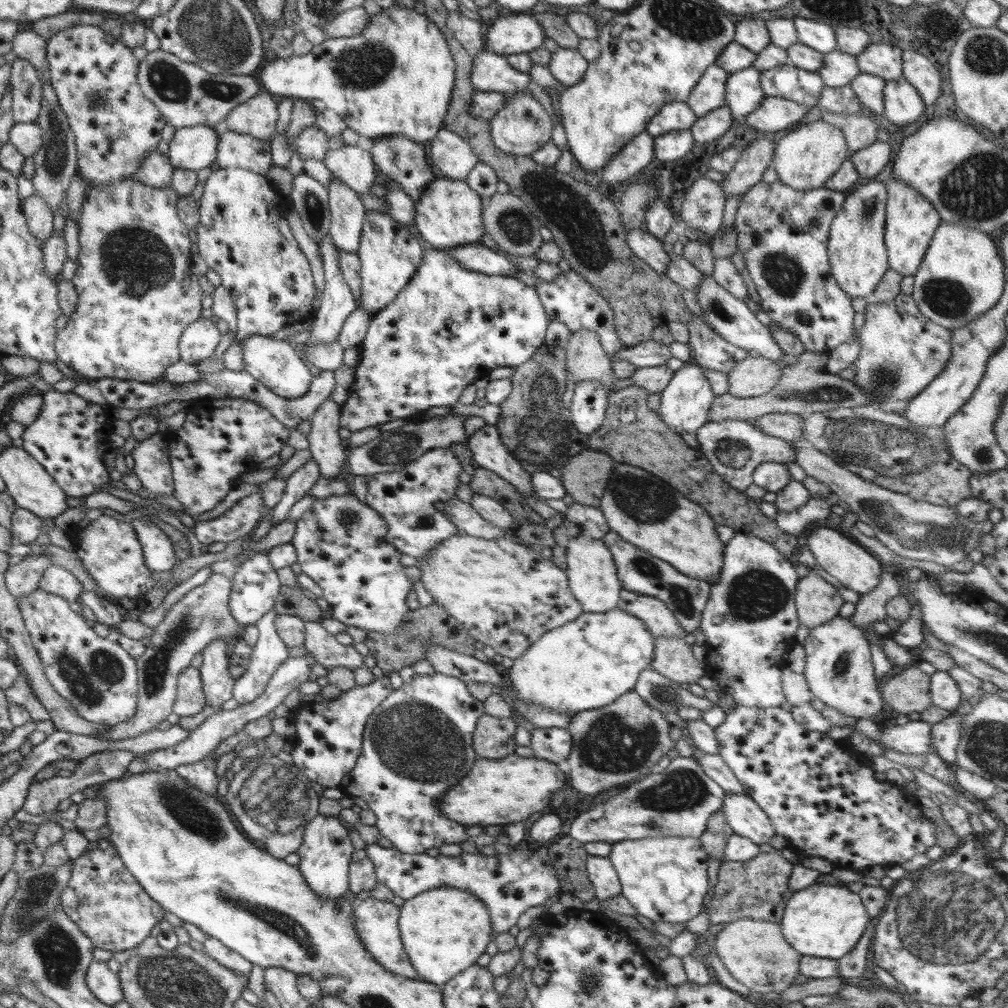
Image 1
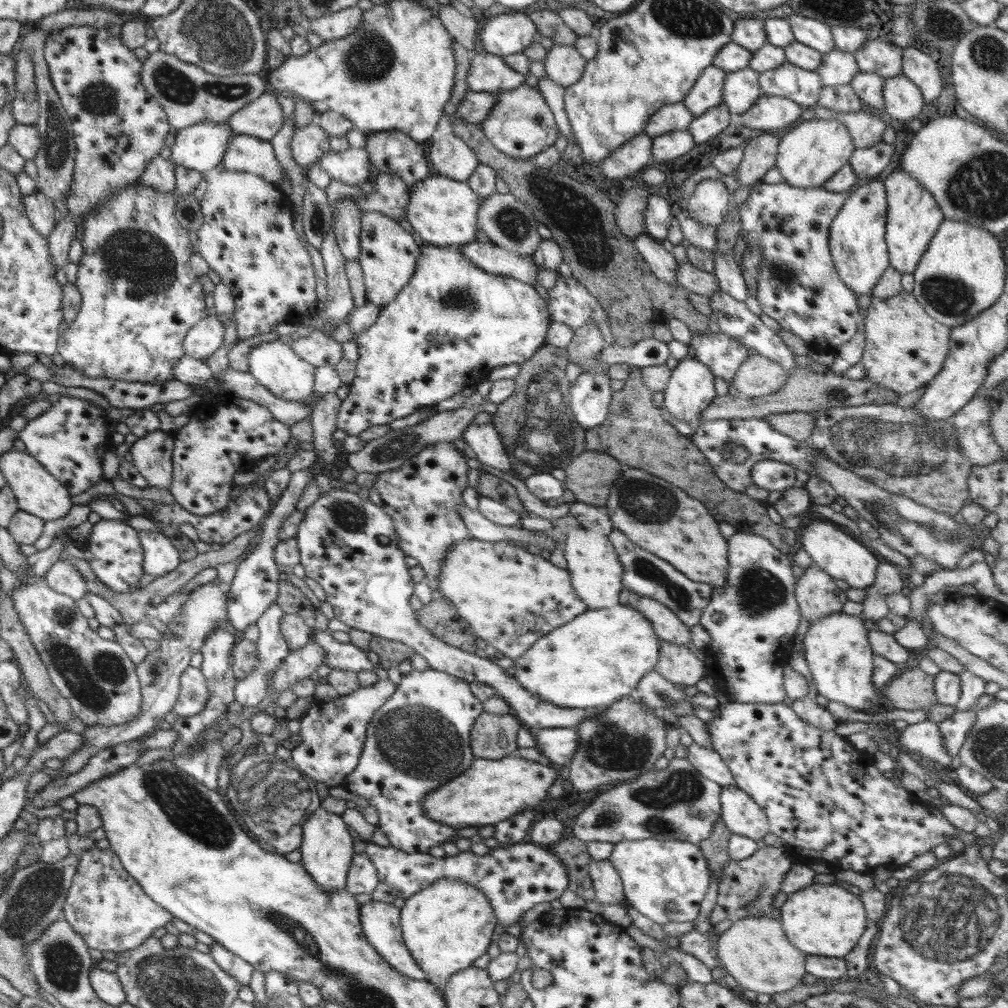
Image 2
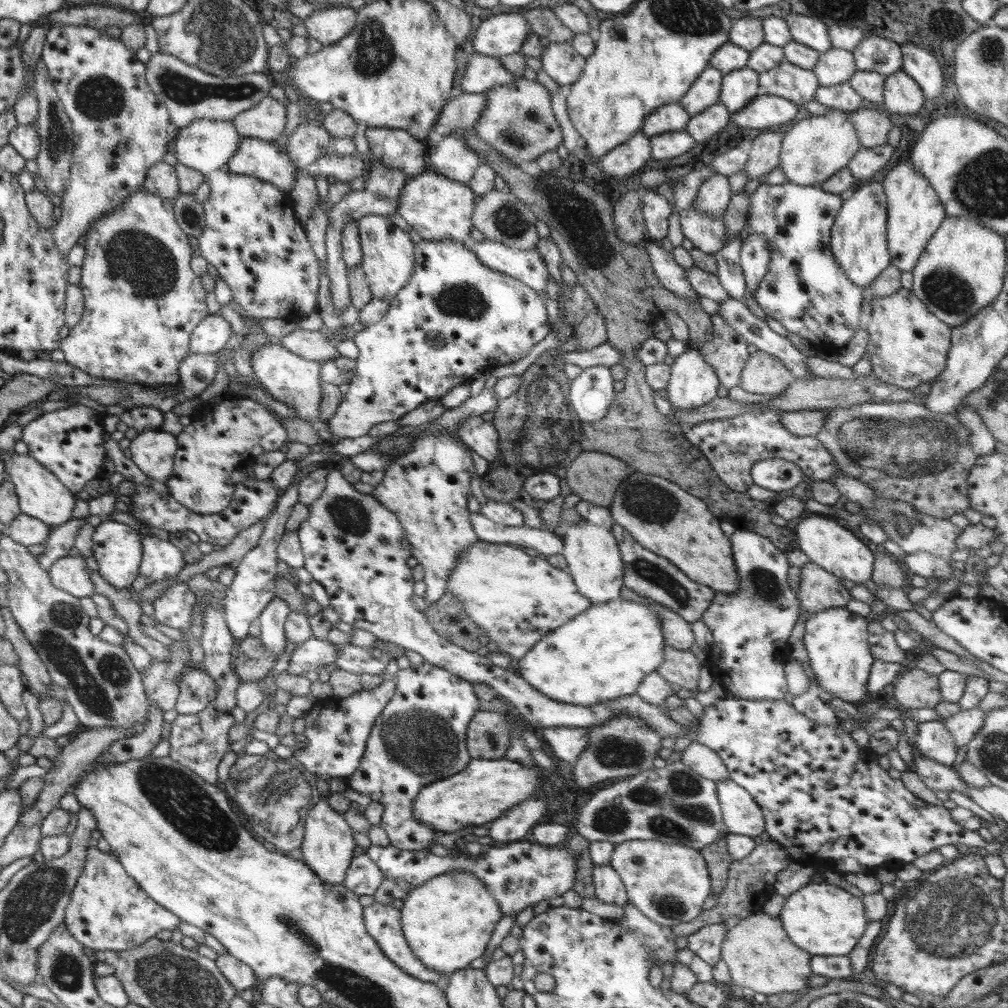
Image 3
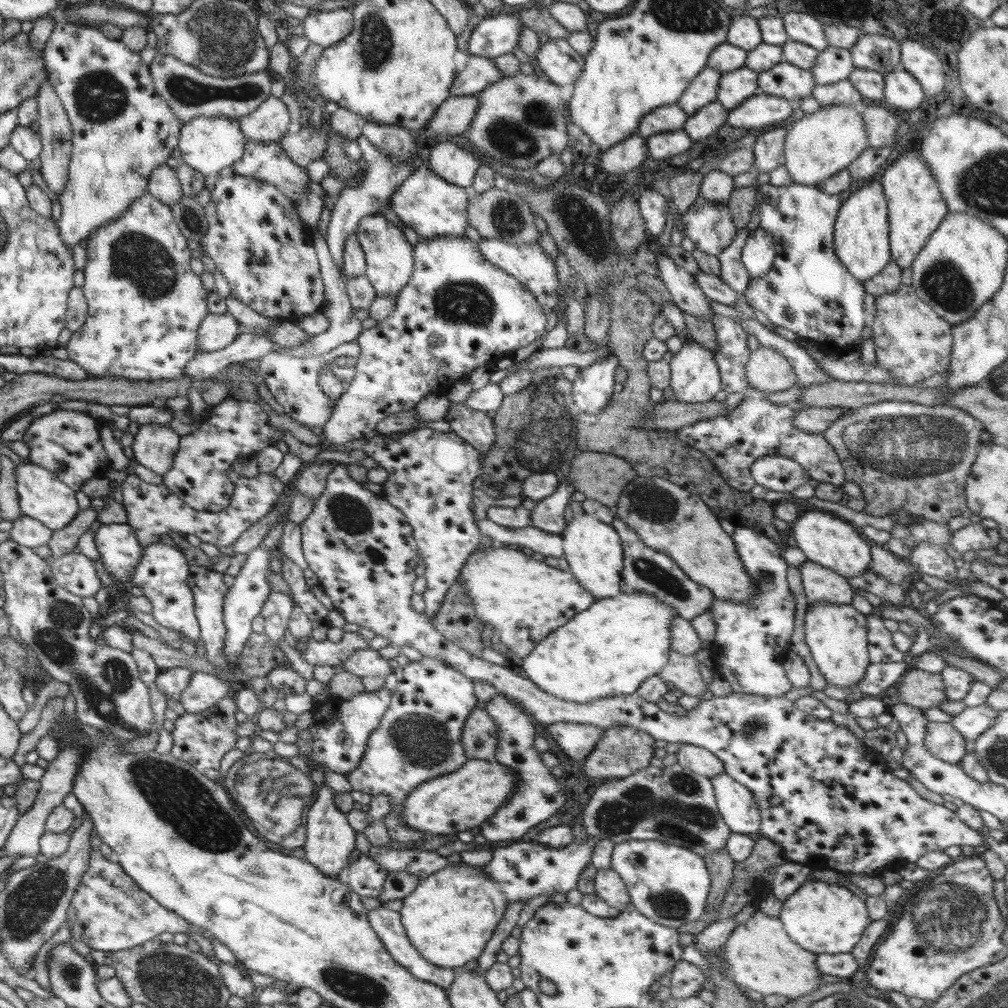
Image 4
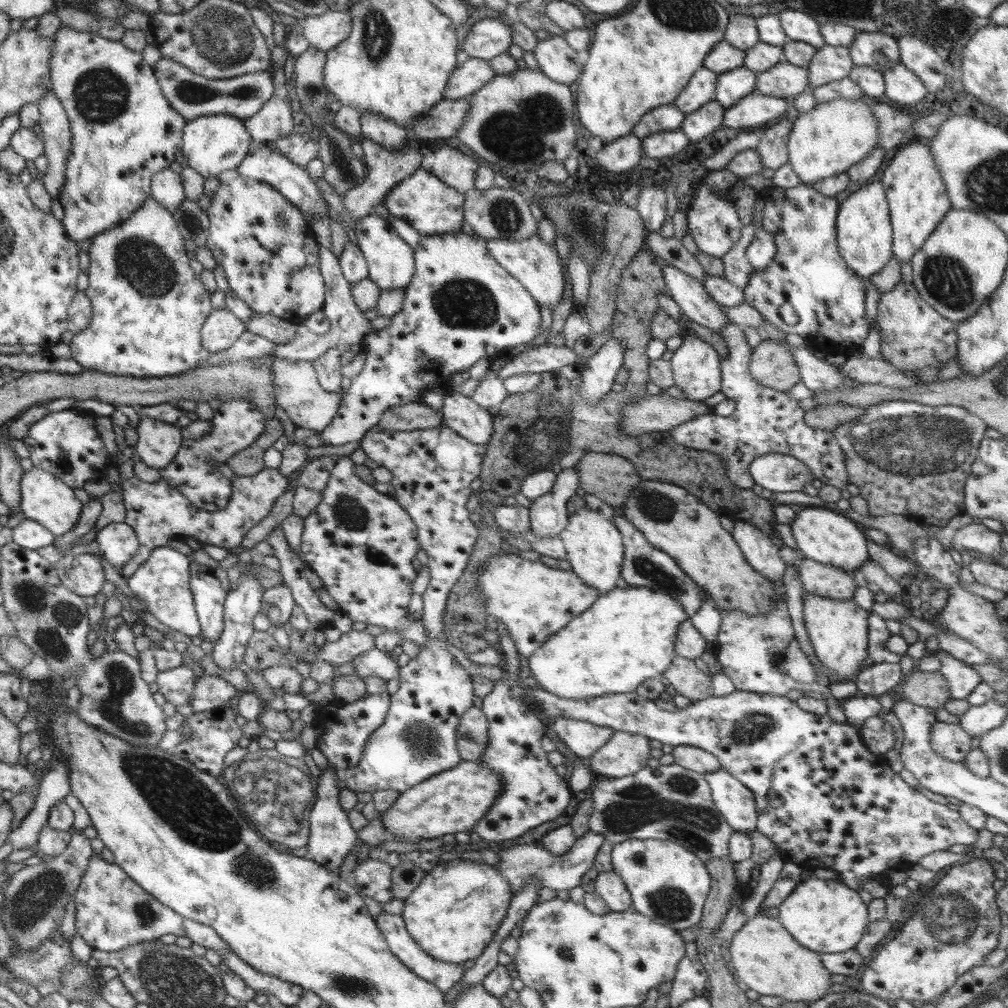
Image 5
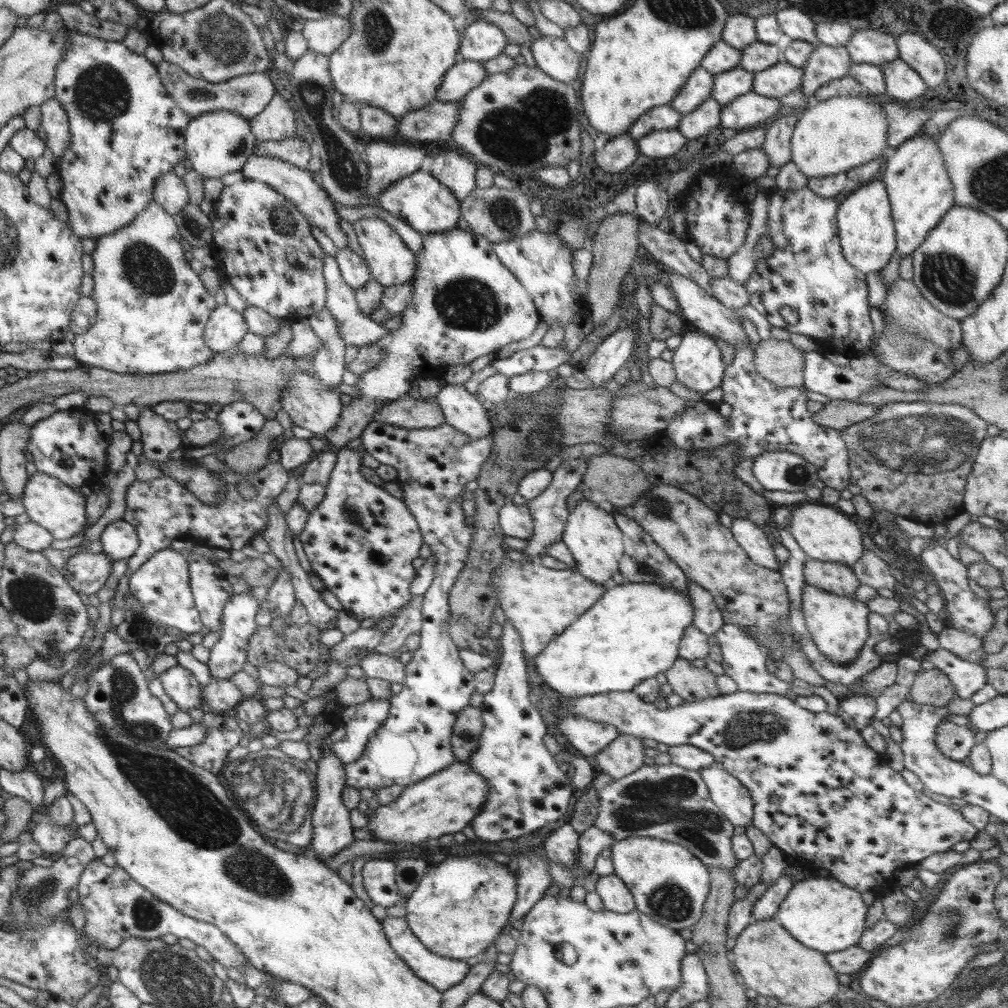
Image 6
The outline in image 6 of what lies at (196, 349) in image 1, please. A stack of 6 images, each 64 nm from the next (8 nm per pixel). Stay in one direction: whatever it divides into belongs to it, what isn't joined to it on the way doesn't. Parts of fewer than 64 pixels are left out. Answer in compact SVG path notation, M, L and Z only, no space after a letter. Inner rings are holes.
M218 305L204 327L204 342L214 353L236 349L248 332L243 314L239 314L229 305Z

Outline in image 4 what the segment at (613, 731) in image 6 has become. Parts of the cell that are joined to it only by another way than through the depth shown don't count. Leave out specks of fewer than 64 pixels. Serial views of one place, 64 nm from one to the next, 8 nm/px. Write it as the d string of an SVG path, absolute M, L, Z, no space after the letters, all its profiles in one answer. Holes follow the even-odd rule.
M555 722L548 725L548 732L560 745L564 754L582 762L594 750L605 730L591 724Z

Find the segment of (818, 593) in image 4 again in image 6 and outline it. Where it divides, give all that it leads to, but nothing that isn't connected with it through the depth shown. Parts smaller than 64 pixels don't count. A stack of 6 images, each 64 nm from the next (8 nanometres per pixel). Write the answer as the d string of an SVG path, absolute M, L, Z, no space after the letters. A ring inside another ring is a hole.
M807 558L803 572L805 584L837 596L854 597L861 586L851 567L846 564Z

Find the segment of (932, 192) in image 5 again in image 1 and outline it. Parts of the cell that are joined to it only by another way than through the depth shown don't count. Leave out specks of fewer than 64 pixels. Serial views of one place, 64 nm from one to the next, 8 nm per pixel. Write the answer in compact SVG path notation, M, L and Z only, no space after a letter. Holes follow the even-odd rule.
M888 178L883 183L887 189L885 206L885 245L887 246L889 268L902 276L914 276L924 253L928 250L933 234L940 226L941 218L938 211L922 194L902 184L896 178Z

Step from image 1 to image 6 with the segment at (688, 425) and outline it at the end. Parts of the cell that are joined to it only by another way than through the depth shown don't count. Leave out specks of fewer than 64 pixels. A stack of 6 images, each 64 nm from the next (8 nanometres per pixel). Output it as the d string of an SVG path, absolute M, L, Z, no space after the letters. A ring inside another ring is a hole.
M698 330L682 335L671 363L677 380L700 394L721 386L725 364L712 337Z

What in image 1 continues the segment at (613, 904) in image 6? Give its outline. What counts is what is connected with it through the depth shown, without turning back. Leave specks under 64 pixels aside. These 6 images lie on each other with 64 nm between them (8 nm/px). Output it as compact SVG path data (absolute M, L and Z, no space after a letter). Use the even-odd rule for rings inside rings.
M588 854L586 866L590 882L595 890L595 897L601 904L621 893L619 875L609 857Z

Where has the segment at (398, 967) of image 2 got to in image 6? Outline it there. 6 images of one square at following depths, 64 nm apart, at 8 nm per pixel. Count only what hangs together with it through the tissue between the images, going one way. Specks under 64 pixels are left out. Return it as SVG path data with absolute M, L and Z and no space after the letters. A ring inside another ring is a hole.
M387 916L380 922L392 950L414 971L414 974L417 974L418 978L430 983L430 986L434 986L434 989L445 992L466 978L470 967L466 961L454 960L431 953L418 940L418 937L413 935L404 917Z

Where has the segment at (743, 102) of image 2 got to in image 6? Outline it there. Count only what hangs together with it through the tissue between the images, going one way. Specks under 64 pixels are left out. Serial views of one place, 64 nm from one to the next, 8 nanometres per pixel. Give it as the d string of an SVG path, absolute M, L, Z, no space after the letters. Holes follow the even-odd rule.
M741 67L714 75L711 98L720 105L730 105L736 98L753 90L754 74Z

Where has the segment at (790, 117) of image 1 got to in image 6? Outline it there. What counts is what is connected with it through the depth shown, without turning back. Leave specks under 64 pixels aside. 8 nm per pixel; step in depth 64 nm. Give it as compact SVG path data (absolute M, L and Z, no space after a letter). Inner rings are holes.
M752 90L736 98L730 105L723 106L721 126L736 130L752 129L762 126L762 123L776 115L778 110L786 111L780 100L760 96Z

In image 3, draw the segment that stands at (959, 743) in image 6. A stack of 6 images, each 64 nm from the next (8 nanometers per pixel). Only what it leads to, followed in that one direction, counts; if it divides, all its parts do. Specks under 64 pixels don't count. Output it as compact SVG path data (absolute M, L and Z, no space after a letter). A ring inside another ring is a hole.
M943 721L920 722L914 741L909 737L908 742L914 750L949 767L958 756L957 744Z

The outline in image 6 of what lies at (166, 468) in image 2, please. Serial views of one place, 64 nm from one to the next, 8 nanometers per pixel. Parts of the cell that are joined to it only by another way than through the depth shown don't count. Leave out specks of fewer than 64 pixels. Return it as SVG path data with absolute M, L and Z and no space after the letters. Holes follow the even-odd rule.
M150 405L140 408L137 422L141 430L142 459L166 463L173 450L186 444L176 422L160 417Z

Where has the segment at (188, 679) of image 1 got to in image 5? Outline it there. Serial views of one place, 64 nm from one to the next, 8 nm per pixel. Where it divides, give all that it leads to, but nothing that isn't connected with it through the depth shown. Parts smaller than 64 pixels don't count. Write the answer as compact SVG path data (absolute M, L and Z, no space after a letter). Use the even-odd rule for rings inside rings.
M202 675L197 677L191 705L196 712L220 710L233 704L239 694L238 689L218 675Z

